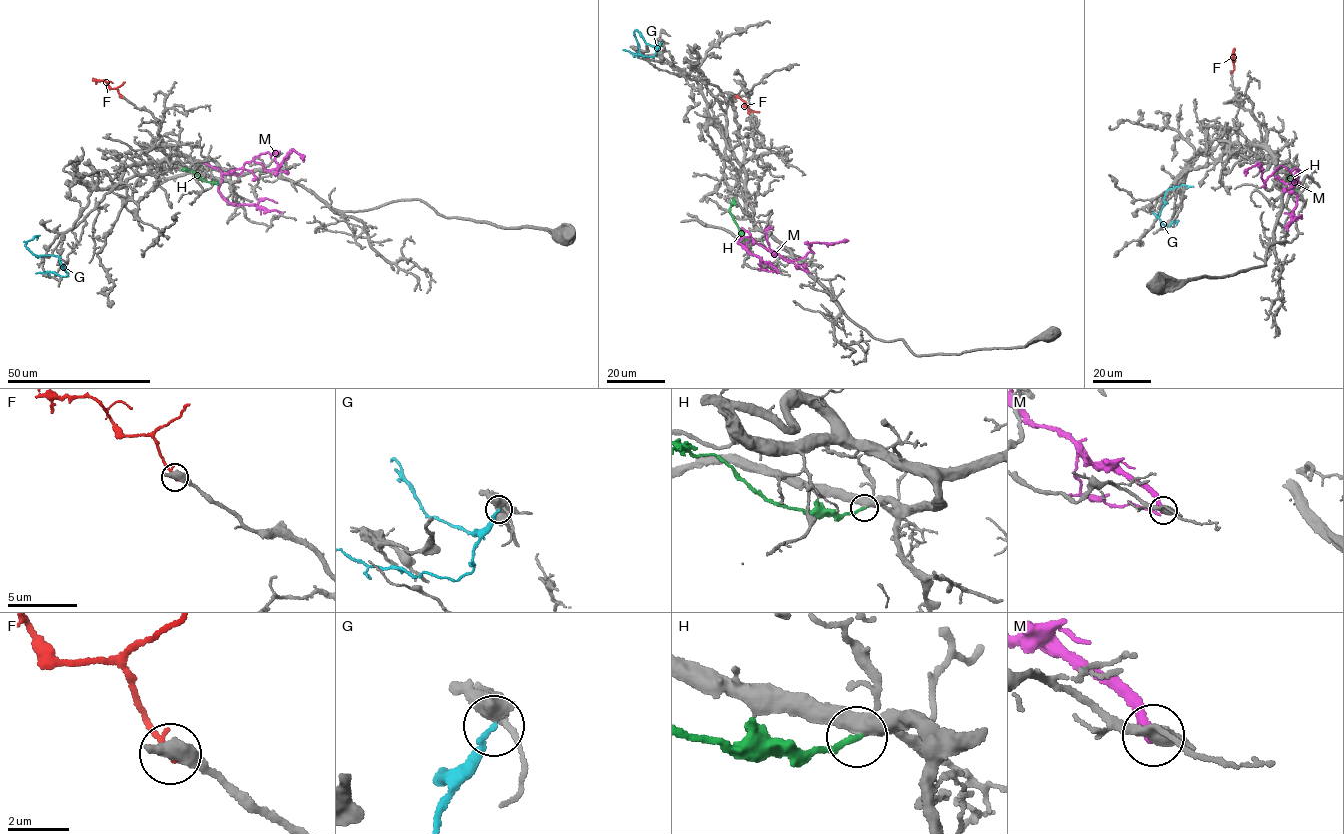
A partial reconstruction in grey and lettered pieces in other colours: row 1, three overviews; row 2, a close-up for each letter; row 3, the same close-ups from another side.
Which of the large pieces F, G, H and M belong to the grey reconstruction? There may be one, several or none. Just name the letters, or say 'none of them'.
none of them

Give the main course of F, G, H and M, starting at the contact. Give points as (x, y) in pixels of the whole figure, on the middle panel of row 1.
F: (749, 113), (744, 101), (736, 95)
G: (661, 42), (657, 47), (651, 46), (640, 31), (634, 30), (639, 46), (637, 57)
H: (746, 241), (730, 213), (733, 198)
M: (778, 272), (750, 254), (738, 240), (750, 236), (769, 251), (794, 260), (806, 254), (811, 243), (844, 241)

